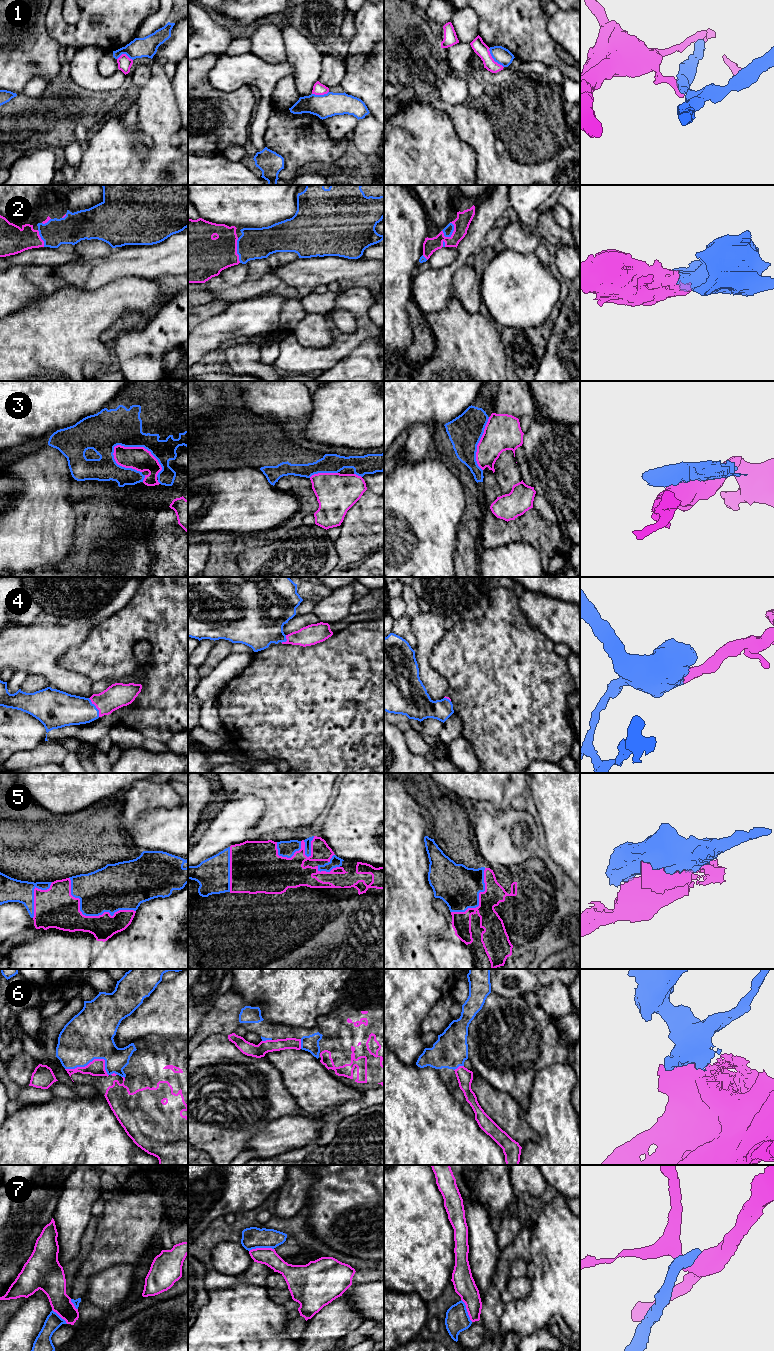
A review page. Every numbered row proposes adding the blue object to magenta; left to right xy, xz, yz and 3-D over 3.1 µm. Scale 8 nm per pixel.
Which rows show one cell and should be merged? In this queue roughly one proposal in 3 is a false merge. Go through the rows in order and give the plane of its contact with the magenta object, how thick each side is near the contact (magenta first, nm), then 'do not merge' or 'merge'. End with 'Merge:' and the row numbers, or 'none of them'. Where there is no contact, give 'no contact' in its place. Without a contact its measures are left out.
1: contact in yz; calibres 110 and 140 nm; do not merge
2: contact in yz; calibres 130 and 80 nm; merge
3: contact in xy; calibres 190 and 300 nm; do not merge
4: contact in xy; calibres 200 and 260 nm; merge
5: contact in xy; calibres 300 and 360 nm; merge
6: contact in xy; calibres 130 and 380 nm; merge
7: contact in xz; calibres 140 and 170 nm; do not merge
Merge: 2, 4, 5, 6

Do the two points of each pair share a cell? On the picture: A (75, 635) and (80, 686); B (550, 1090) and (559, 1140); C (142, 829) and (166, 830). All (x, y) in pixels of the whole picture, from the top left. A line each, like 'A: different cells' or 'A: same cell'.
A: same cell
B: same cell
C: same cell

